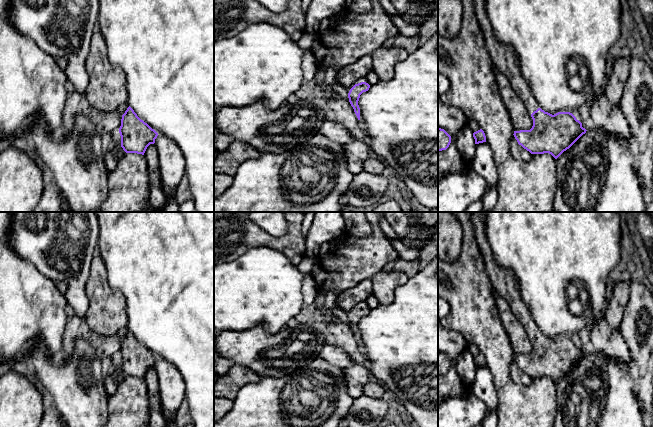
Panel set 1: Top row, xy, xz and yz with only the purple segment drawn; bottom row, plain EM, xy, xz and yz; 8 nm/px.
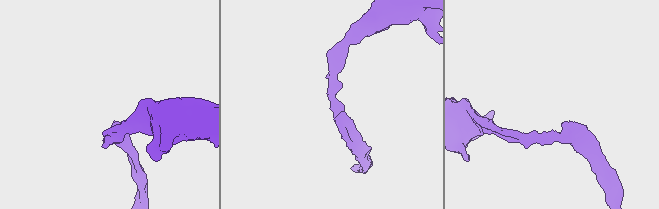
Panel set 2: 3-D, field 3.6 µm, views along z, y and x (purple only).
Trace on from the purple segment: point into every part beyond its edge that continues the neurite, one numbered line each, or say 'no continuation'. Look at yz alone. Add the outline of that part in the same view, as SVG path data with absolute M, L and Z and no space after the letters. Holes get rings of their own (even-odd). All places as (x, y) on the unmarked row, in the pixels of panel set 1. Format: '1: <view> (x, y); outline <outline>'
1: yz (503, 280); outline M470 212L475 238L485 263L487 275L494 289L506 299L512 312L531 339L541 330L537 326L528 305L522 299L517 278L508 268L499 266L495 261L486 236L486 214L487 212Z

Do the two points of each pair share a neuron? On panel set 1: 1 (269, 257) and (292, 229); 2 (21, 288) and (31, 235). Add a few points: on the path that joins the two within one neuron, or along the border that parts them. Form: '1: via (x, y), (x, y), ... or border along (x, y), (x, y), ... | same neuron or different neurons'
1: border along (252, 247), (268, 246), (279, 250), (294, 264) | different neurons
2: border along (10, 246), (19, 256), (30, 261), (43, 275) | different neurons

